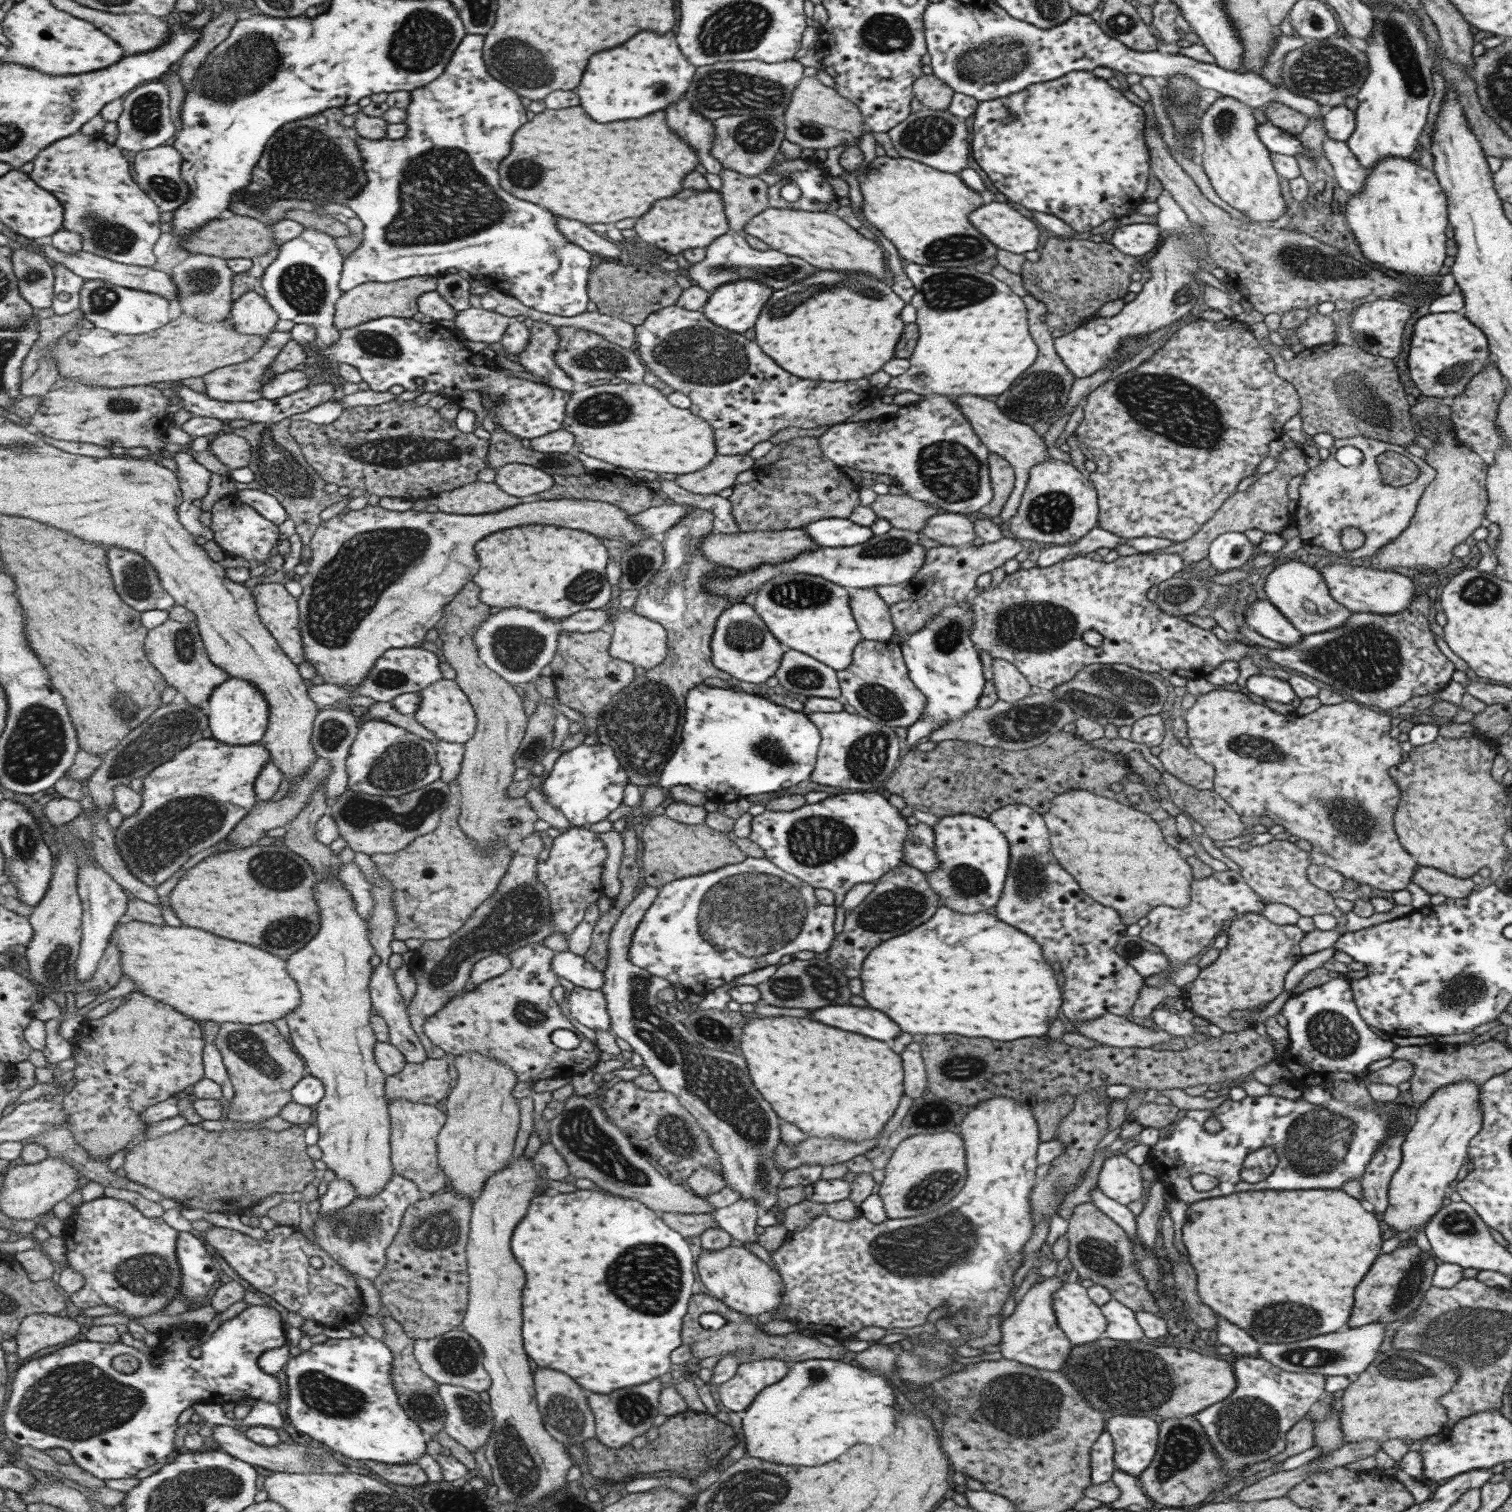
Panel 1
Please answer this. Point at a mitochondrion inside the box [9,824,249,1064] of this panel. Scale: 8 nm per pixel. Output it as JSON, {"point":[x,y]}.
{"point":[58,963]}

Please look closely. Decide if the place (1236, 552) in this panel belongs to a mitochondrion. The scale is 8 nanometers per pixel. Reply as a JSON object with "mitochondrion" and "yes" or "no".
{"mitochondrion":"yes"}

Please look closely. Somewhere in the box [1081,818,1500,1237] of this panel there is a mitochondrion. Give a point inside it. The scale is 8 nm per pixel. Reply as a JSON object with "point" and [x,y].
{"point":[1316,1144]}

